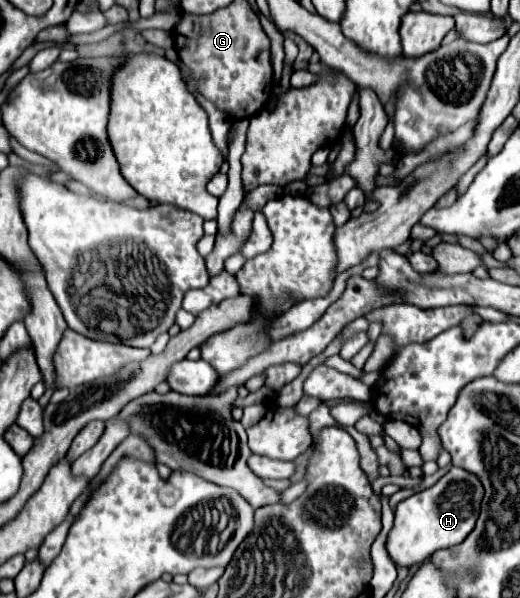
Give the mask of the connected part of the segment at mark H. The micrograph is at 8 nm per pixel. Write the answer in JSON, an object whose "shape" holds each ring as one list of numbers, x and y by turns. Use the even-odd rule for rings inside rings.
{"shape":[[452,467,434,487,398,503,394,525,386,537,386,551,394,565,412,567,426,561,434,551,462,543,474,529,484,489,476,475]]}

